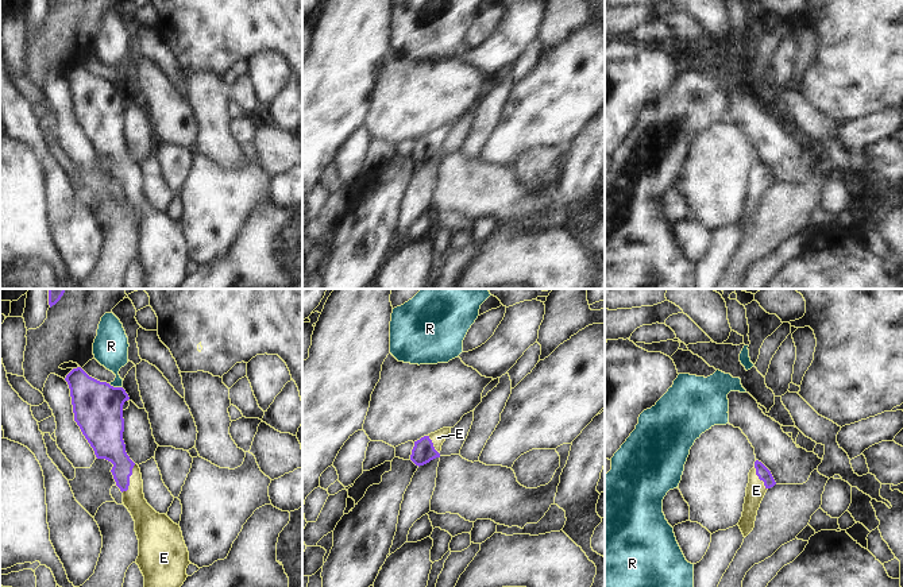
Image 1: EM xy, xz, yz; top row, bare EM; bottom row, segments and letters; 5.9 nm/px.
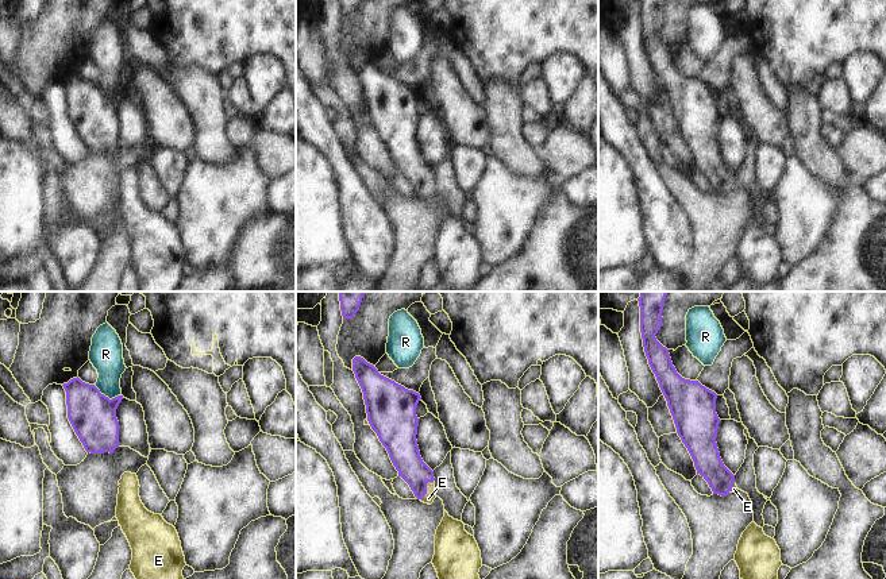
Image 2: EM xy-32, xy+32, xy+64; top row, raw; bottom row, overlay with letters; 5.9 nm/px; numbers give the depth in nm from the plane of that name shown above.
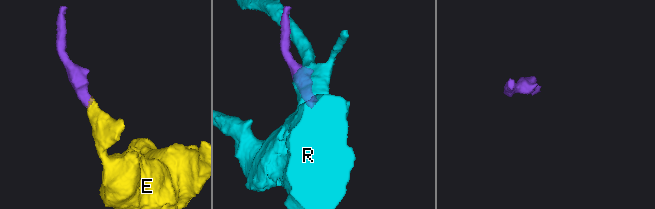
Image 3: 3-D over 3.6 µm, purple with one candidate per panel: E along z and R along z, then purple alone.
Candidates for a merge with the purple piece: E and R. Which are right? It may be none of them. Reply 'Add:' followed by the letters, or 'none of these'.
Add: E

